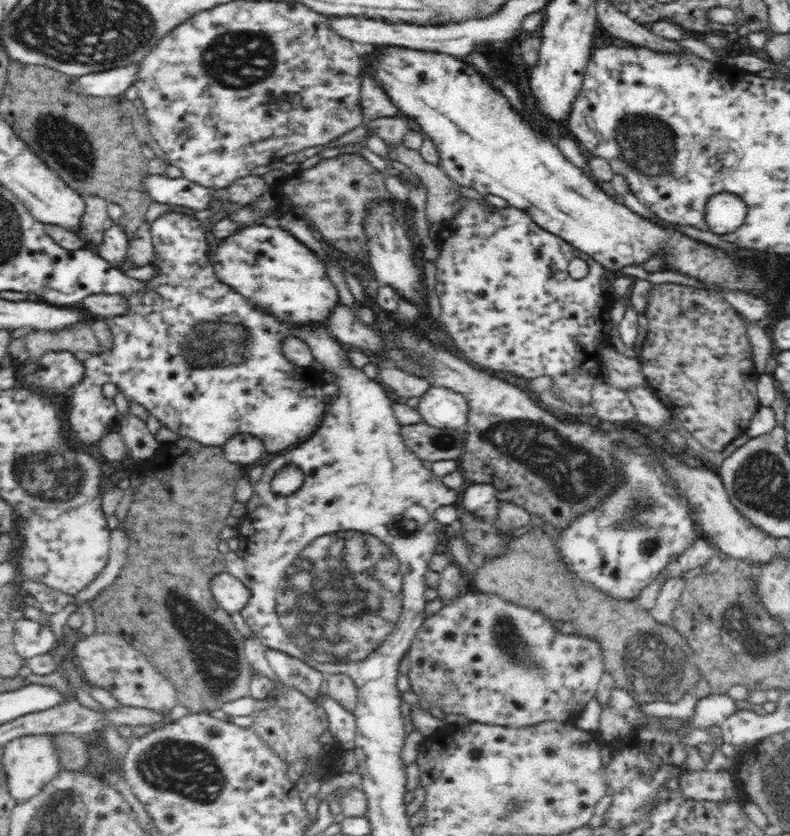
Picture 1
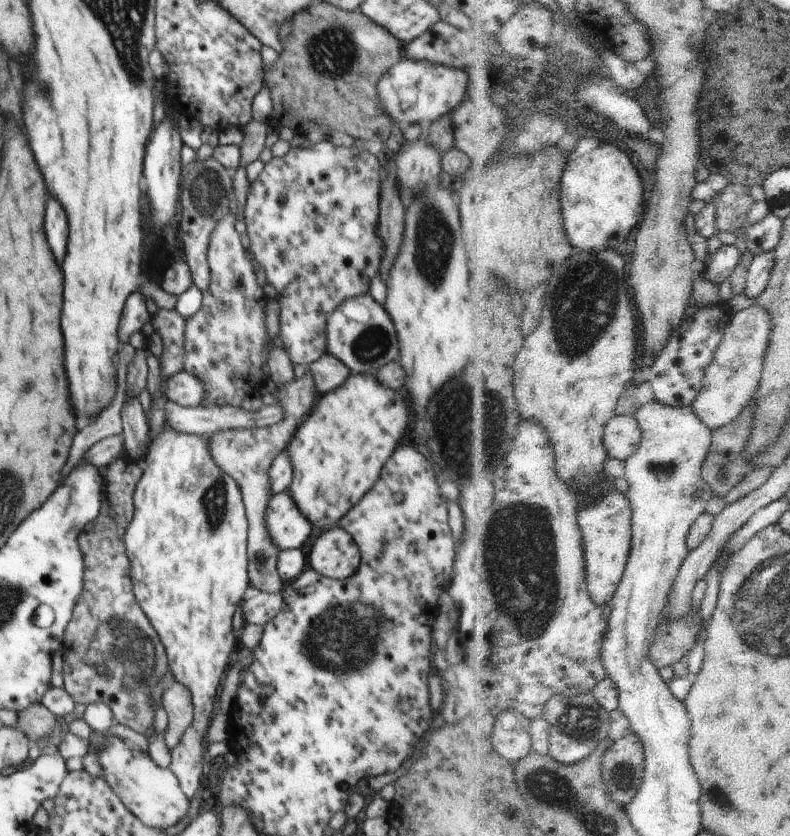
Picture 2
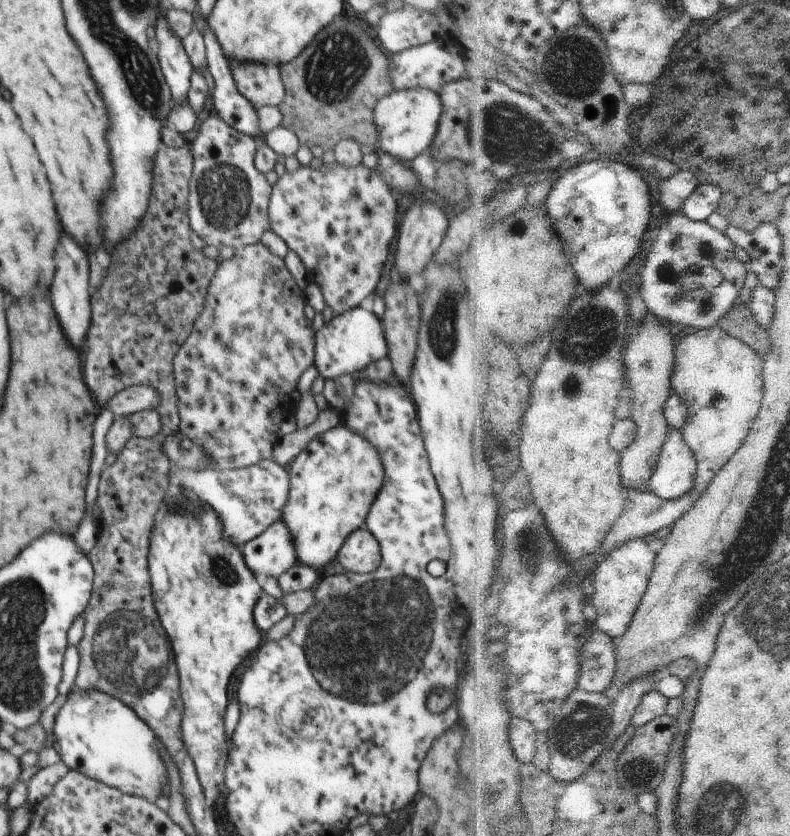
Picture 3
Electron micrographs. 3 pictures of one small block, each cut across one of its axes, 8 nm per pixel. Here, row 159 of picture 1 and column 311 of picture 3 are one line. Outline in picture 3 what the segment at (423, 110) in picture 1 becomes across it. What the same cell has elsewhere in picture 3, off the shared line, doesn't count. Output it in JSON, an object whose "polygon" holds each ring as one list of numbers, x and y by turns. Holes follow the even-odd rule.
{"polygon":[[340,424,310,440,305,450,290,463,289,477,290,490,281,519,292,534,296,563,321,574,324,566,336,558,346,536,364,527,368,510,384,482,382,460,378,450,370,442,366,442,366,438]]}

